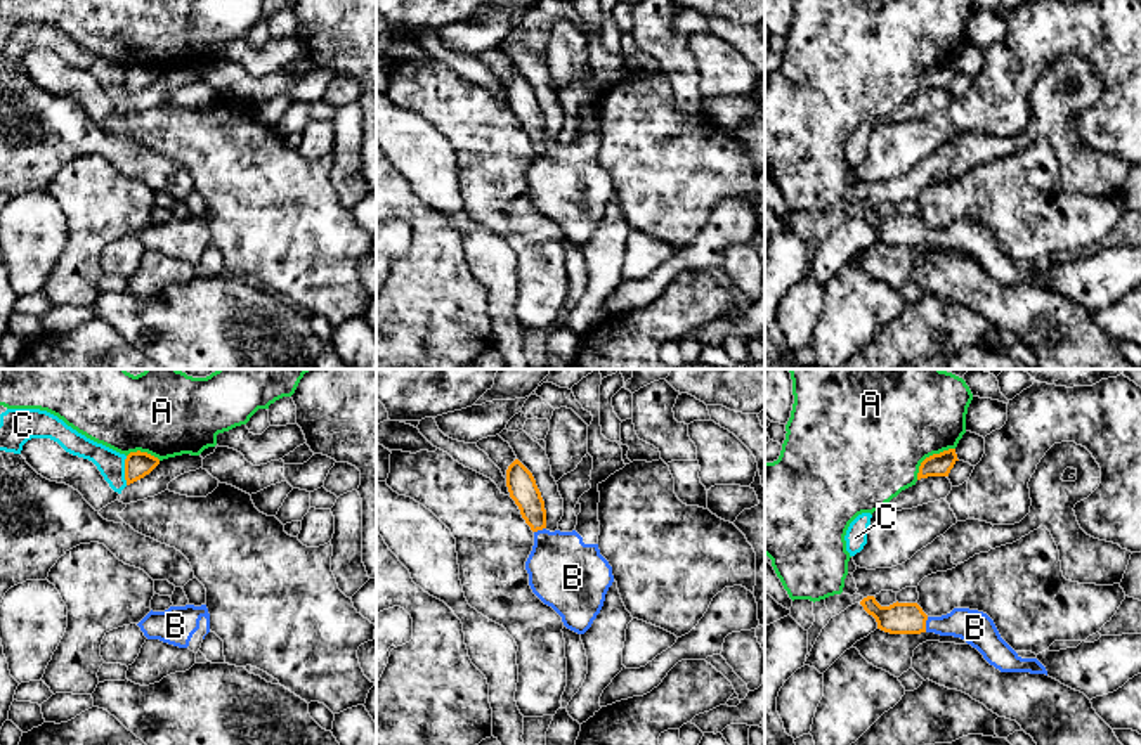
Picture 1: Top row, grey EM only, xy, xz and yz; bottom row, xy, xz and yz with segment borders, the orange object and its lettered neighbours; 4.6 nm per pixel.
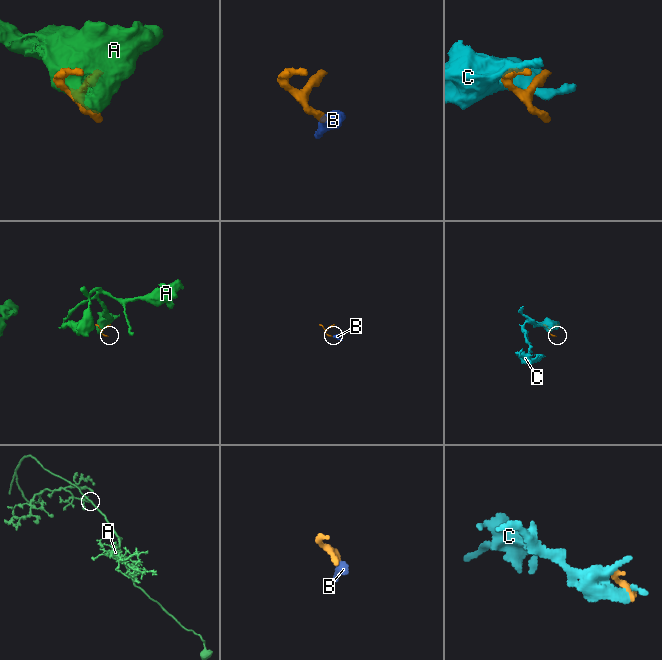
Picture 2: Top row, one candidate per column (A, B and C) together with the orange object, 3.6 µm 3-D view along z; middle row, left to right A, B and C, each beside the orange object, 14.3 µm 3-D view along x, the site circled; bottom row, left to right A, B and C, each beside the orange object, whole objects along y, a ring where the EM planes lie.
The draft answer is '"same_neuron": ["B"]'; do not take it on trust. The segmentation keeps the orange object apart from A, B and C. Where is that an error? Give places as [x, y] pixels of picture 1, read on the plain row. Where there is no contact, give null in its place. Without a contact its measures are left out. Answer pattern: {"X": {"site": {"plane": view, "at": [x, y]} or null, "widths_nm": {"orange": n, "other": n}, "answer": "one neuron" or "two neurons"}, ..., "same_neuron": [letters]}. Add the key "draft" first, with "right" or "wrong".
{"draft": "right", "A": {"site": {"plane": "yz", "at": [930, 68]}, "widths_nm": {"orange": 110, "other": 460}, "answer": "two neurons"}, "B": {"site": {"plane": "yz", "at": [925, 236]}, "widths_nm": {"orange": 140, "other": 160}, "answer": "one neuron"}, "C": {"site": {"plane": "xy", "at": [125, 82]}, "widths_nm": {"orange": 120, "other": 130}, "answer": "two neurons"}, "same_neuron": ["B"]}

